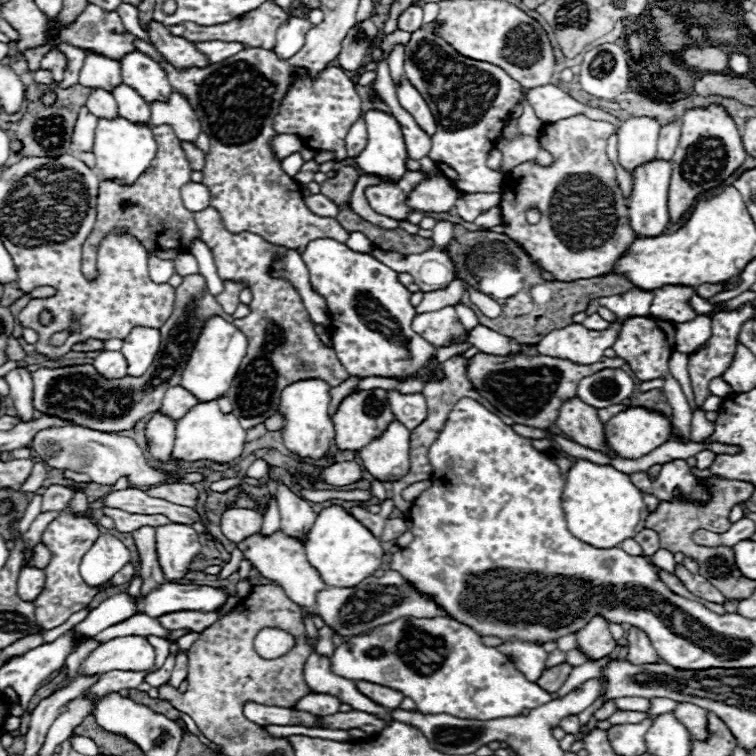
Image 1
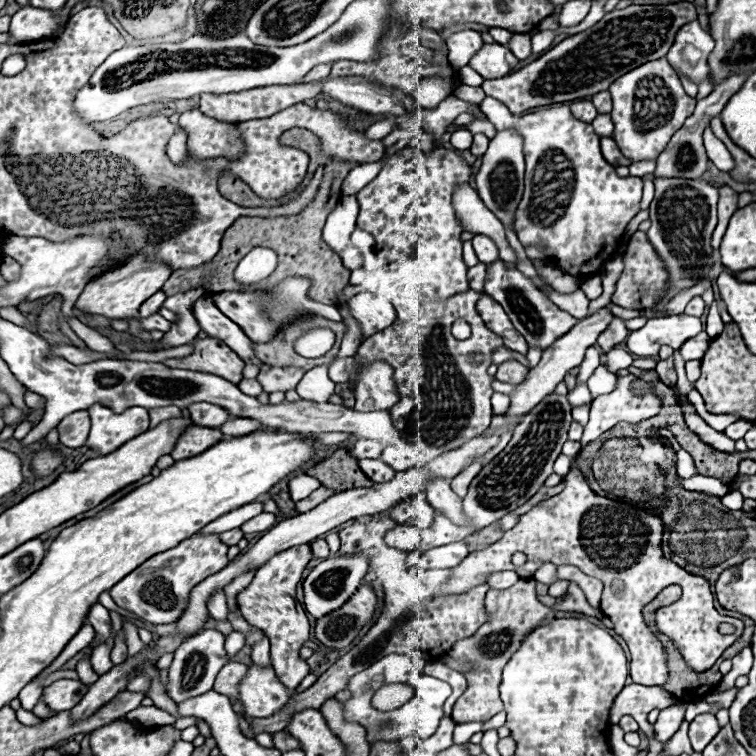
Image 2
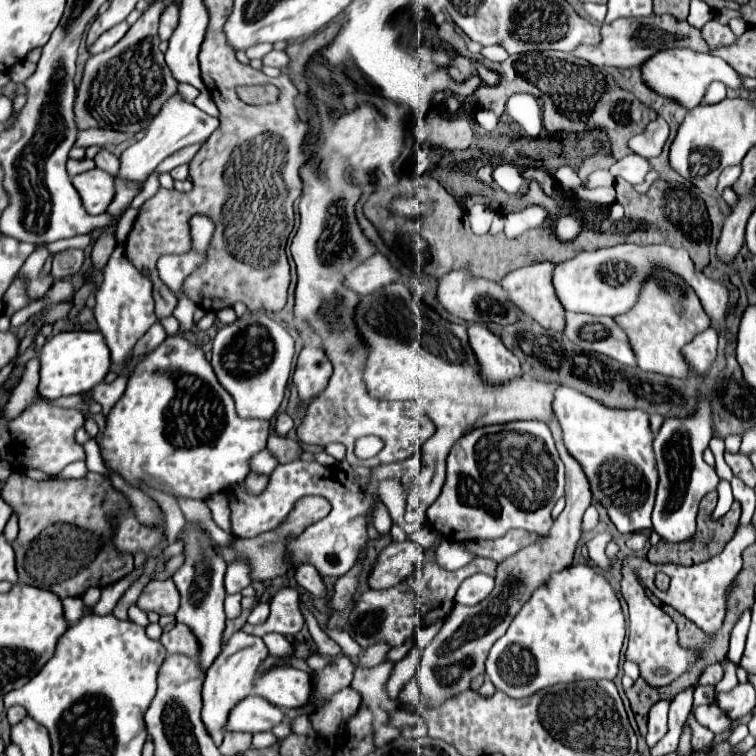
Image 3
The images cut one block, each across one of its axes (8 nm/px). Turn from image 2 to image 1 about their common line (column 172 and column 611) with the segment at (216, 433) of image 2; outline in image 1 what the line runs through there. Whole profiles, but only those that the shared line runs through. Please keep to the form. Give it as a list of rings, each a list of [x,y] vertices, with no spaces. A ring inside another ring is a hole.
[[[572,398],[560,408],[556,426],[576,444],[584,444],[586,448],[598,452],[602,450],[606,456],[616,456],[616,452],[612,452],[606,444],[604,424],[598,418],[598,410],[588,408],[588,404],[584,404],[580,398]]]

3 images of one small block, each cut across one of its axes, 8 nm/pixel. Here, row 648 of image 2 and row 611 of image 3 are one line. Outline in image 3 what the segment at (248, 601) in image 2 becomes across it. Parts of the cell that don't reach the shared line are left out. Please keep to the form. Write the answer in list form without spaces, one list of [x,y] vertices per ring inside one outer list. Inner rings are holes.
[[[282,588],[272,600],[270,600],[270,616],[266,622],[252,626],[252,630],[246,630],[256,636],[264,636],[268,632],[278,632],[284,636],[294,636],[302,630],[304,616],[298,608],[298,592],[294,588]]]

